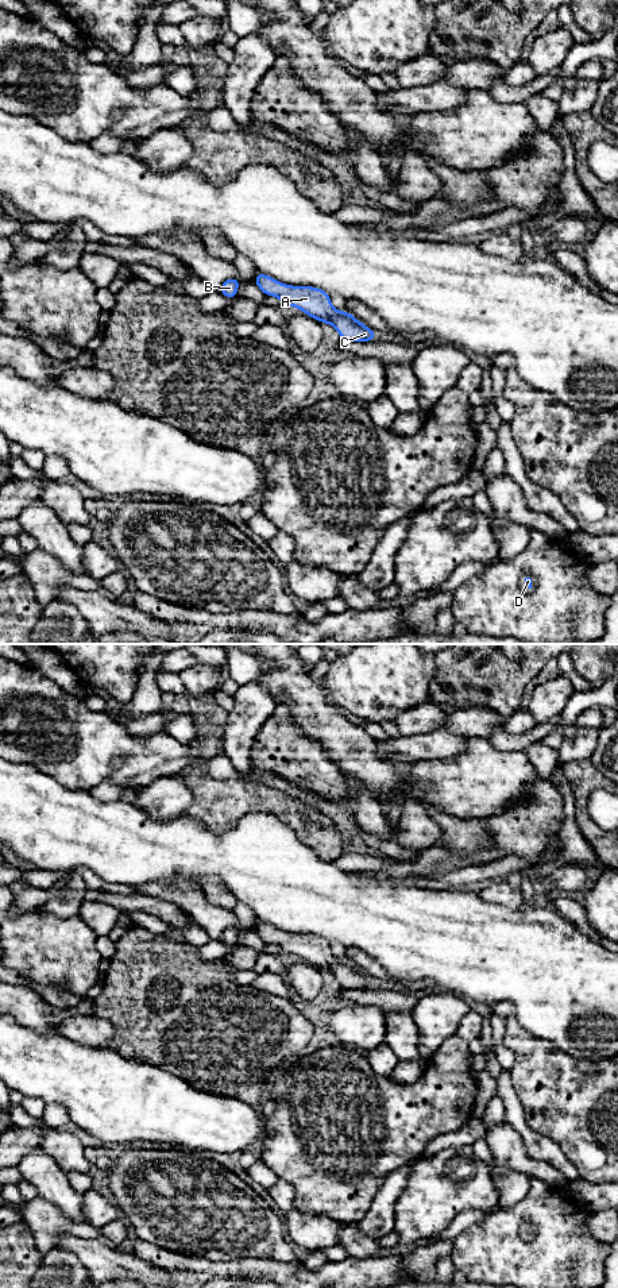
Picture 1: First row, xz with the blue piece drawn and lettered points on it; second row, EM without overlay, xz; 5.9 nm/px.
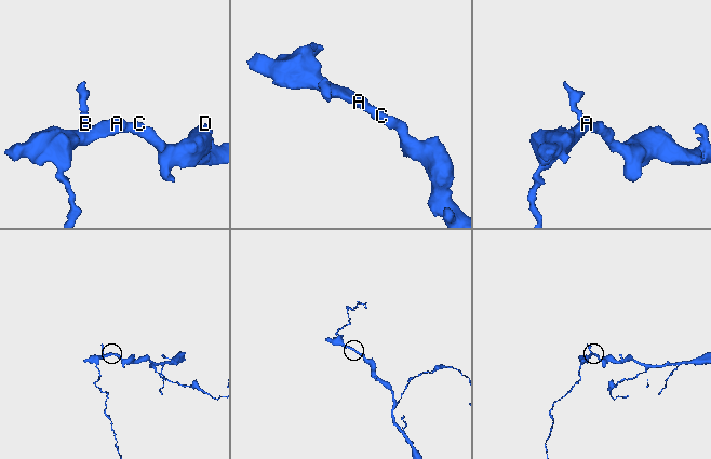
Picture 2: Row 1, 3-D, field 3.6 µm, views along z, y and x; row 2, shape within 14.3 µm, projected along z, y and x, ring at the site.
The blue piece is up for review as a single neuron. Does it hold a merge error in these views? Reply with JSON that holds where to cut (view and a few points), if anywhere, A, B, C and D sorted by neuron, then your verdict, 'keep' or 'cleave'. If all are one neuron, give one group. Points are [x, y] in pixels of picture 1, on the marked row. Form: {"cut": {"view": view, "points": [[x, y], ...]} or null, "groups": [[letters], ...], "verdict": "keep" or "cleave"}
{"cut": null, "groups": [["A", "B", "C", "D"]], "verdict": "keep"}

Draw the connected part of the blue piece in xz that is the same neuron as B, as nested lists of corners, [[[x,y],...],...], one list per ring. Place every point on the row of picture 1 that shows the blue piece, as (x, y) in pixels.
[[[228,278],[223,282],[220,292],[229,300],[233,298],[237,289],[239,281],[236,278]]]

